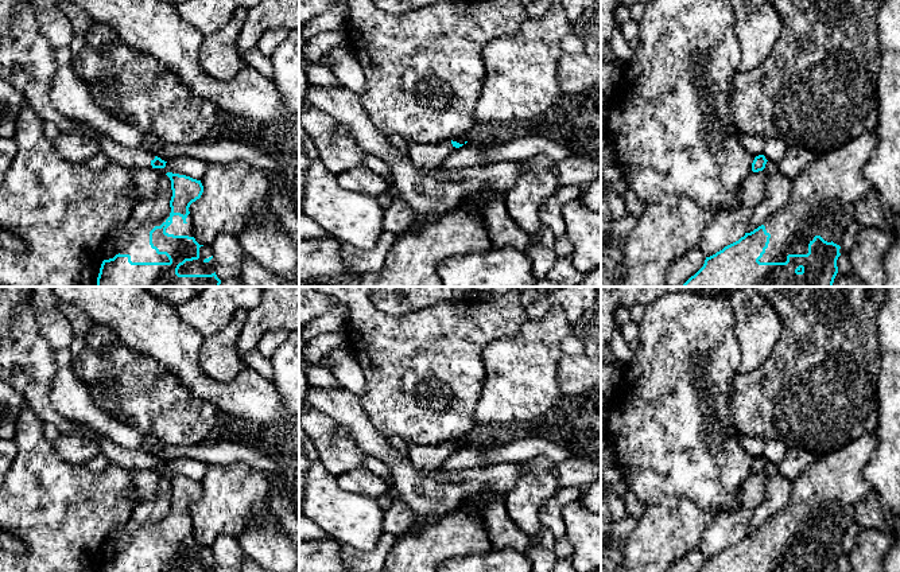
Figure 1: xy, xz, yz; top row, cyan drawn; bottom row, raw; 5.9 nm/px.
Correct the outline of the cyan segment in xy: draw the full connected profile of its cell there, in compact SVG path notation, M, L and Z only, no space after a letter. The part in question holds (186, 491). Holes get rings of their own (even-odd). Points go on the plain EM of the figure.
M172 474L166 476L171 482L172 491L166 517L156 524L139 528L119 556L102 563L100 572L214 572L213 553L195 542L189 513L190 506L203 494L201 482Z

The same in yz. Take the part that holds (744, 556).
M876 433L864 435L834 452L821 456L794 480L790 501L781 510L771 515L753 533L745 534L738 542L706 559L699 572L838 572L837 561L843 555L843 534L856 521L856 505L873 491L873 486L862 472L876 445Z

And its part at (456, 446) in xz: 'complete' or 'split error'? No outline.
split error

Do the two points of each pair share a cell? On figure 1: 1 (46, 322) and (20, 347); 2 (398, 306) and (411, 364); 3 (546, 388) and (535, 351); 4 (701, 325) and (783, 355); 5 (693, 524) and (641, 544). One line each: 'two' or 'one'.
1: two
2: two
3: one
4: two
5: one

